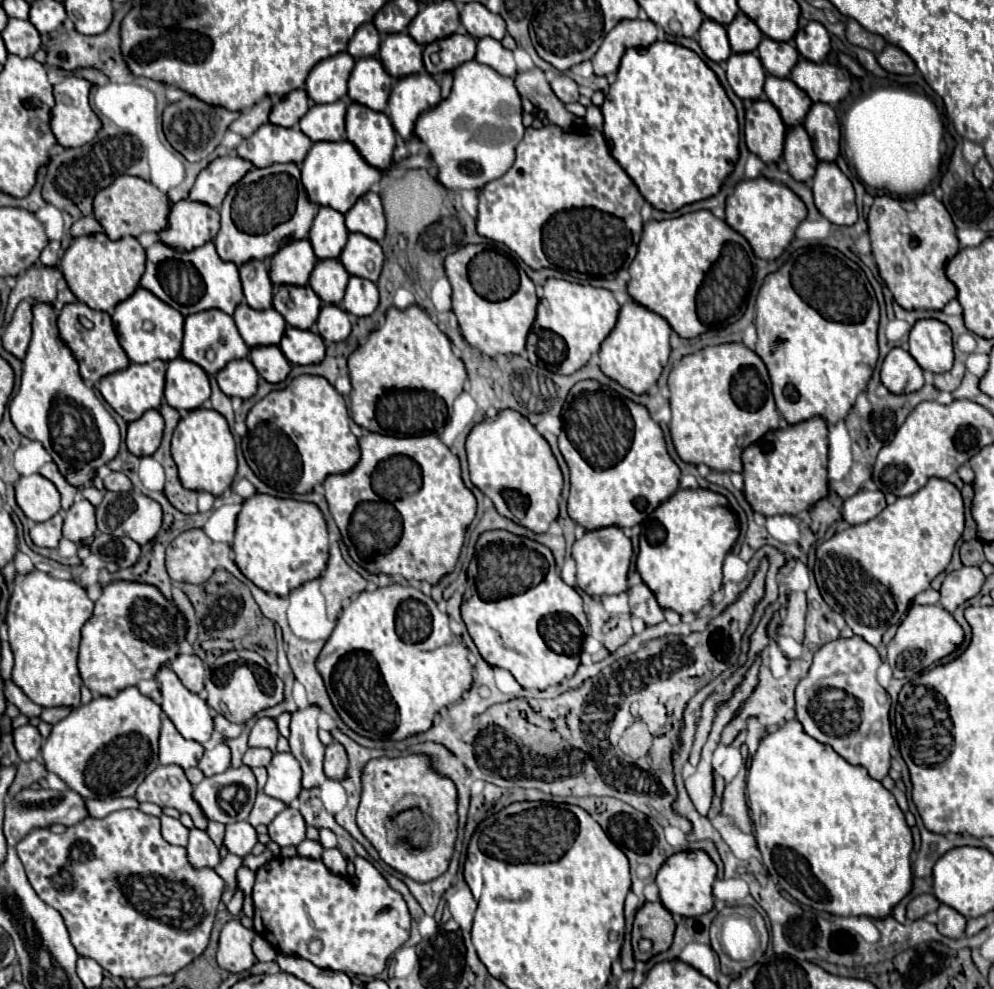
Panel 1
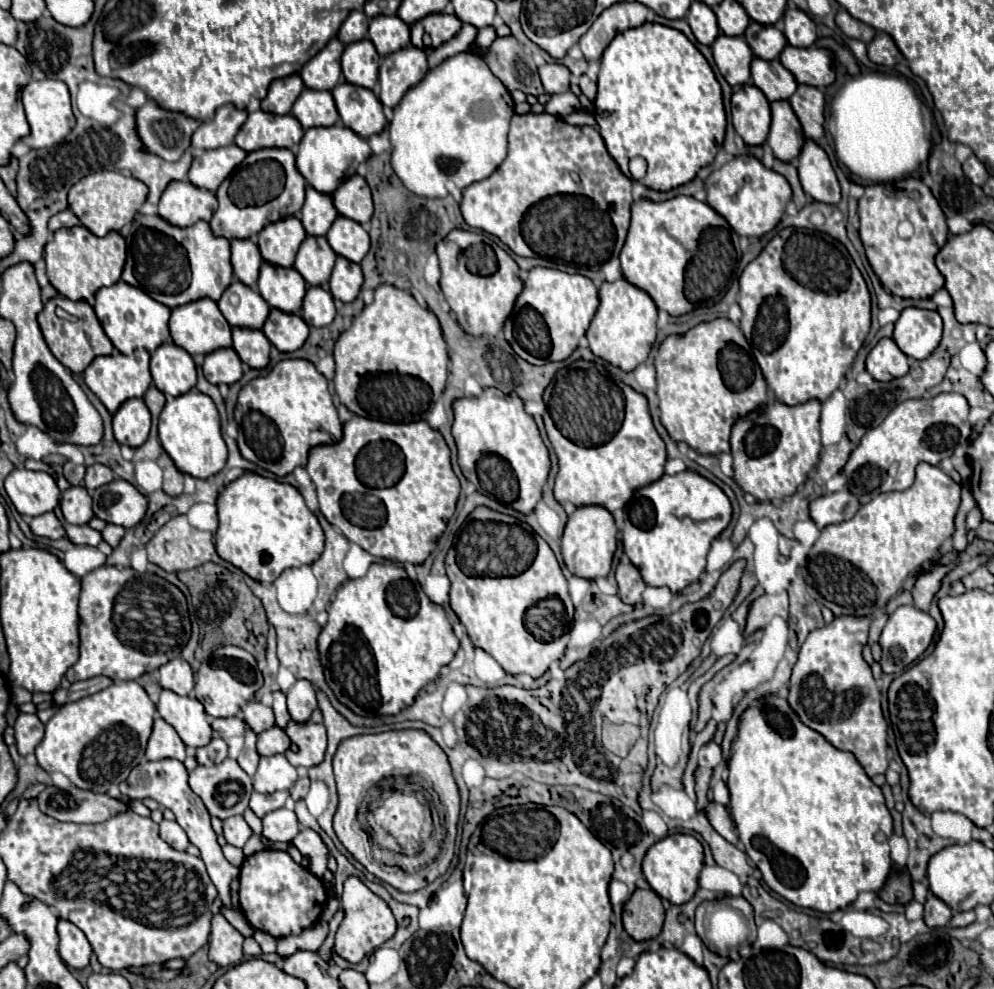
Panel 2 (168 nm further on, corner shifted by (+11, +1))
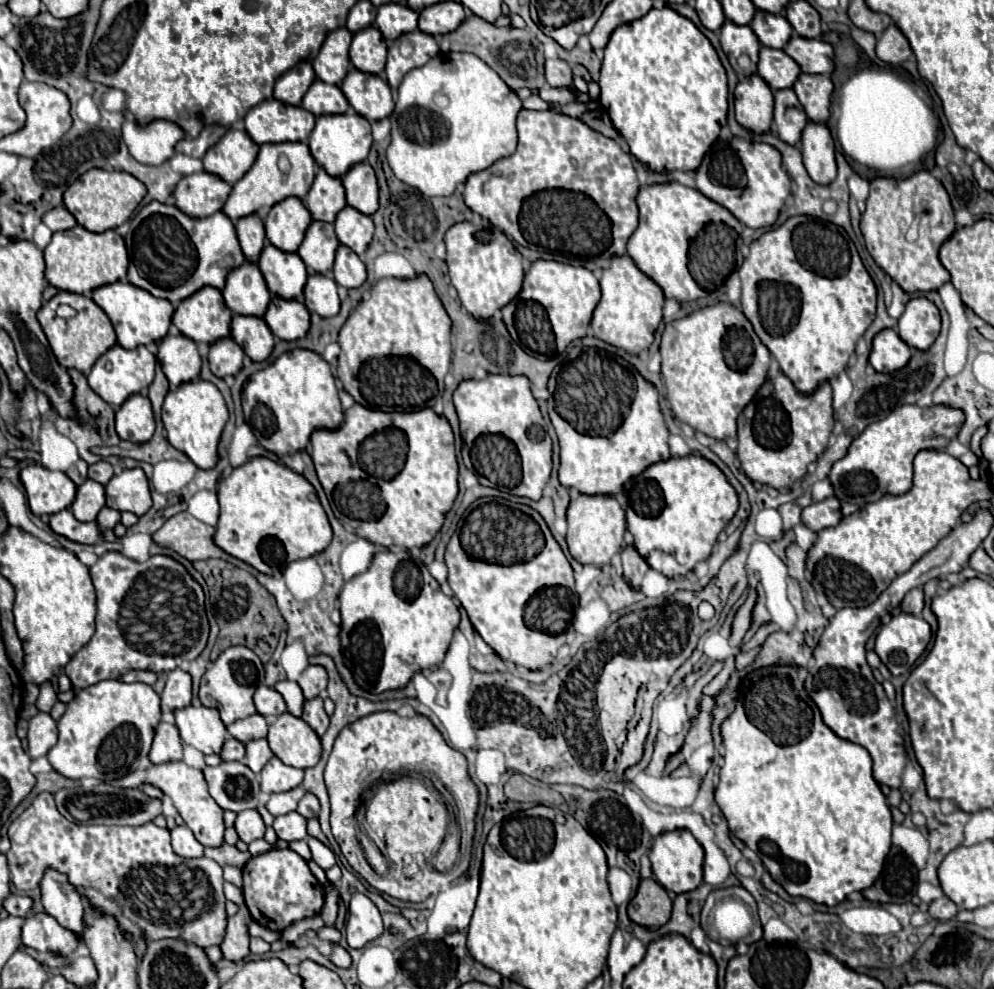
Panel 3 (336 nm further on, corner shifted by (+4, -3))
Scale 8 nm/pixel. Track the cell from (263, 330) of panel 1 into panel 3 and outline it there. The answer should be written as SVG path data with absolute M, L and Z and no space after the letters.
M245 261L243 265L229 271L227 283L223 287L223 297L227 307L239 315L263 317L271 301L267 283L257 267L257 263Z

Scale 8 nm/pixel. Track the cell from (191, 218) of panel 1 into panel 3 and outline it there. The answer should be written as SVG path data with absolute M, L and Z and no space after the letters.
M207 171L183 177L175 187L175 205L189 217L209 217L223 209L231 185Z

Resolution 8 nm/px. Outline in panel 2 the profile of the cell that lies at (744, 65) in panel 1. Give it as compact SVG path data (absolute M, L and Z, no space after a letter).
M720 35L712 43L712 55L718 65L718 71L730 87L740 87L750 81L750 63L754 55L744 37Z

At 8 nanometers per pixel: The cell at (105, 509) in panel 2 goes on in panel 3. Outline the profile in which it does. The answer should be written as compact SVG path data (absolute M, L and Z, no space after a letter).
M141 467L123 469L105 485L105 493L107 507L115 507L117 511L131 511L141 517L151 507L149 483Z

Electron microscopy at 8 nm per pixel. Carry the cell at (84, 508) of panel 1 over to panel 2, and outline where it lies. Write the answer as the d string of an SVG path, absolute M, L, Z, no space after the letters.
M70 487L62 493L60 501L64 519L72 525L86 525L94 513L92 513L92 499L84 487Z

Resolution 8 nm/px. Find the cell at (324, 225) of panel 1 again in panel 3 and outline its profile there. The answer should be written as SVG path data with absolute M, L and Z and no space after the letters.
M317 167L315 181L309 189L309 193L303 197L307 209L311 211L313 219L333 223L337 213L347 205L345 191L341 179L335 179L333 175L327 175L323 167Z

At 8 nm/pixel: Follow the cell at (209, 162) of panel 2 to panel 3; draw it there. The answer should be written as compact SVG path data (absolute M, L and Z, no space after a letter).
M227 129L227 133L205 153L205 171L219 175L227 183L237 183L253 165L259 145L245 129Z

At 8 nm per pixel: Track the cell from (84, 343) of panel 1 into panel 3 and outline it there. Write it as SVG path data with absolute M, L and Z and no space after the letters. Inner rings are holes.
M59 291L55 297L51 297L39 311L37 311L37 319L47 335L47 341L51 345L51 351L53 355L57 357L57 361L67 367L67 369L77 369L81 373L89 373L89 369L93 367L93 363L107 351L111 349L117 339L115 339L115 331L113 331L113 325L107 317L107 313L89 297L85 295L77 295L77 293L69 293L69 291ZM61 303L67 303L71 305L77 315L71 317L71 319L61 319L55 315L57 307Z

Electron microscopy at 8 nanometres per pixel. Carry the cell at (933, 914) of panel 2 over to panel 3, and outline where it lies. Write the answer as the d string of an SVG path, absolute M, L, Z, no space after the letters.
M941 897L941 899L935 899L931 905L929 905L929 915L937 921L949 921L957 915L957 905L947 899L947 897Z

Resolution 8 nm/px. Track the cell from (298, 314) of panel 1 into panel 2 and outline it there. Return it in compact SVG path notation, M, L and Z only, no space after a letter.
M262 263L258 293L272 309L280 309L284 313L296 313L302 307L306 295L306 283L296 269L272 267Z

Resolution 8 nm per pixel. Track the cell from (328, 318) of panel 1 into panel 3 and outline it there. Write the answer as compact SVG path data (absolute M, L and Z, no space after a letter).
M309 273L303 301L309 311L319 313L321 317L333 317L339 313L339 295L337 295L337 283L329 275Z

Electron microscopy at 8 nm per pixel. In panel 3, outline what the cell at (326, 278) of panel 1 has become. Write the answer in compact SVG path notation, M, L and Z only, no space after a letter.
M311 221L311 227L307 227L307 235L299 245L297 253L311 271L329 273L335 261L337 247L339 247L339 239L331 223Z

